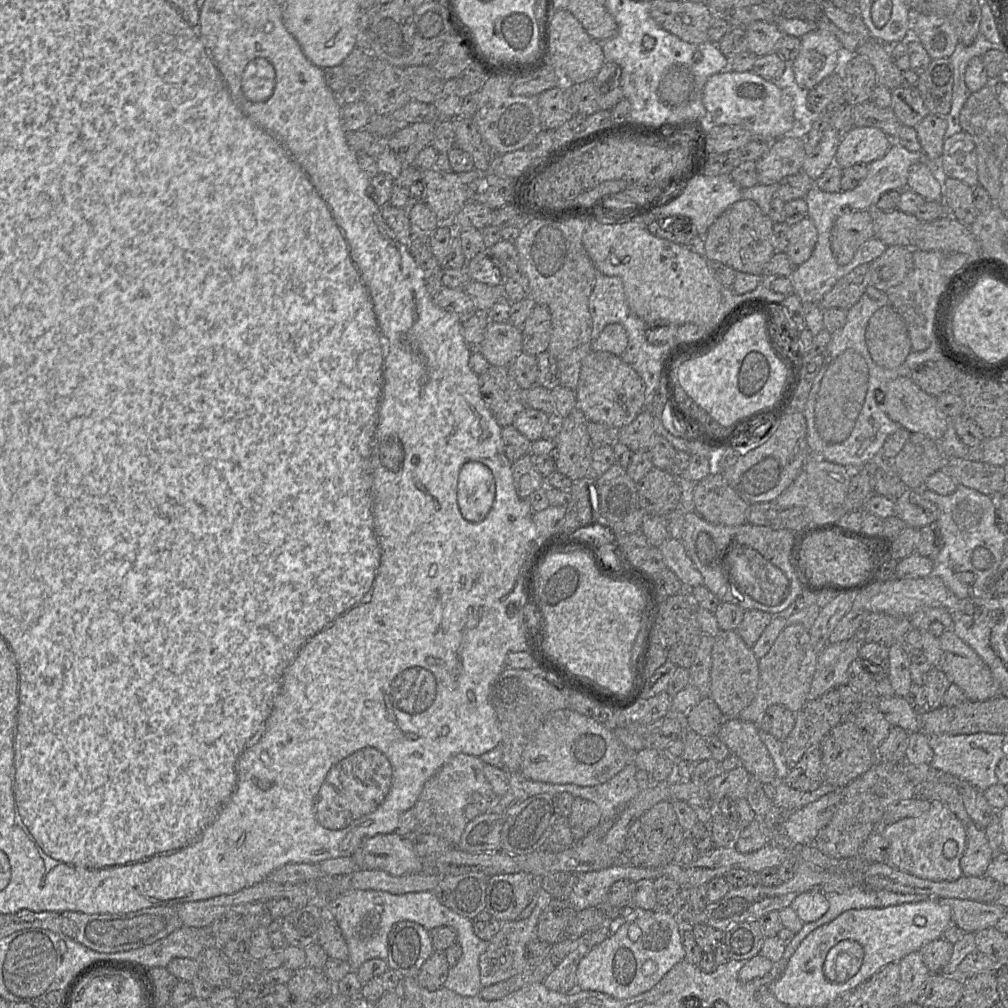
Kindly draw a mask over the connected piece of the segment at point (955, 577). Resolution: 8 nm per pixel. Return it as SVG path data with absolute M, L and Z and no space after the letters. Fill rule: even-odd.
M958 484L956 490L949 495L940 495L927 488L922 488L921 494L939 509L937 523L942 546L934 558L931 575L940 577L958 598L996 595L992 592L992 584L998 576L1007 540L1007 535L1000 530L996 522L996 499L961 484ZM963 572L975 574L972 586L959 580L959 575Z

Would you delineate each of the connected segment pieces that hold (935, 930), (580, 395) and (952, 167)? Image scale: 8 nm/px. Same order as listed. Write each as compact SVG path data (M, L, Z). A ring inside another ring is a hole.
M937 898L888 907L850 909L807 935L789 959L784 972L768 988L779 1002L789 1006L827 1007L834 999L863 983L887 964L899 962L930 941L942 938L944 930L951 924L950 907Z
M592 351L585 357L576 392L577 407L588 422L619 429L632 423L647 403L647 391L638 373L621 356L609 352Z
M961 131L944 141L937 172L941 177L960 180L971 188L978 185L976 148L969 134Z

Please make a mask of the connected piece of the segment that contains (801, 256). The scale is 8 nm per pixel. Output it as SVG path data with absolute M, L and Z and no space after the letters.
M805 217L790 227L790 239L785 250L795 266L809 259L817 242L817 230L813 222Z

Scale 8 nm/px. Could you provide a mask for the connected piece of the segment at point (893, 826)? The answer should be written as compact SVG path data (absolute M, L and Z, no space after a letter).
M931 802L931 807L918 817L907 817L887 825L880 823L876 827L889 843L886 863L894 868L932 881L955 881L963 873L960 859L966 848L966 828L949 808L941 802Z

